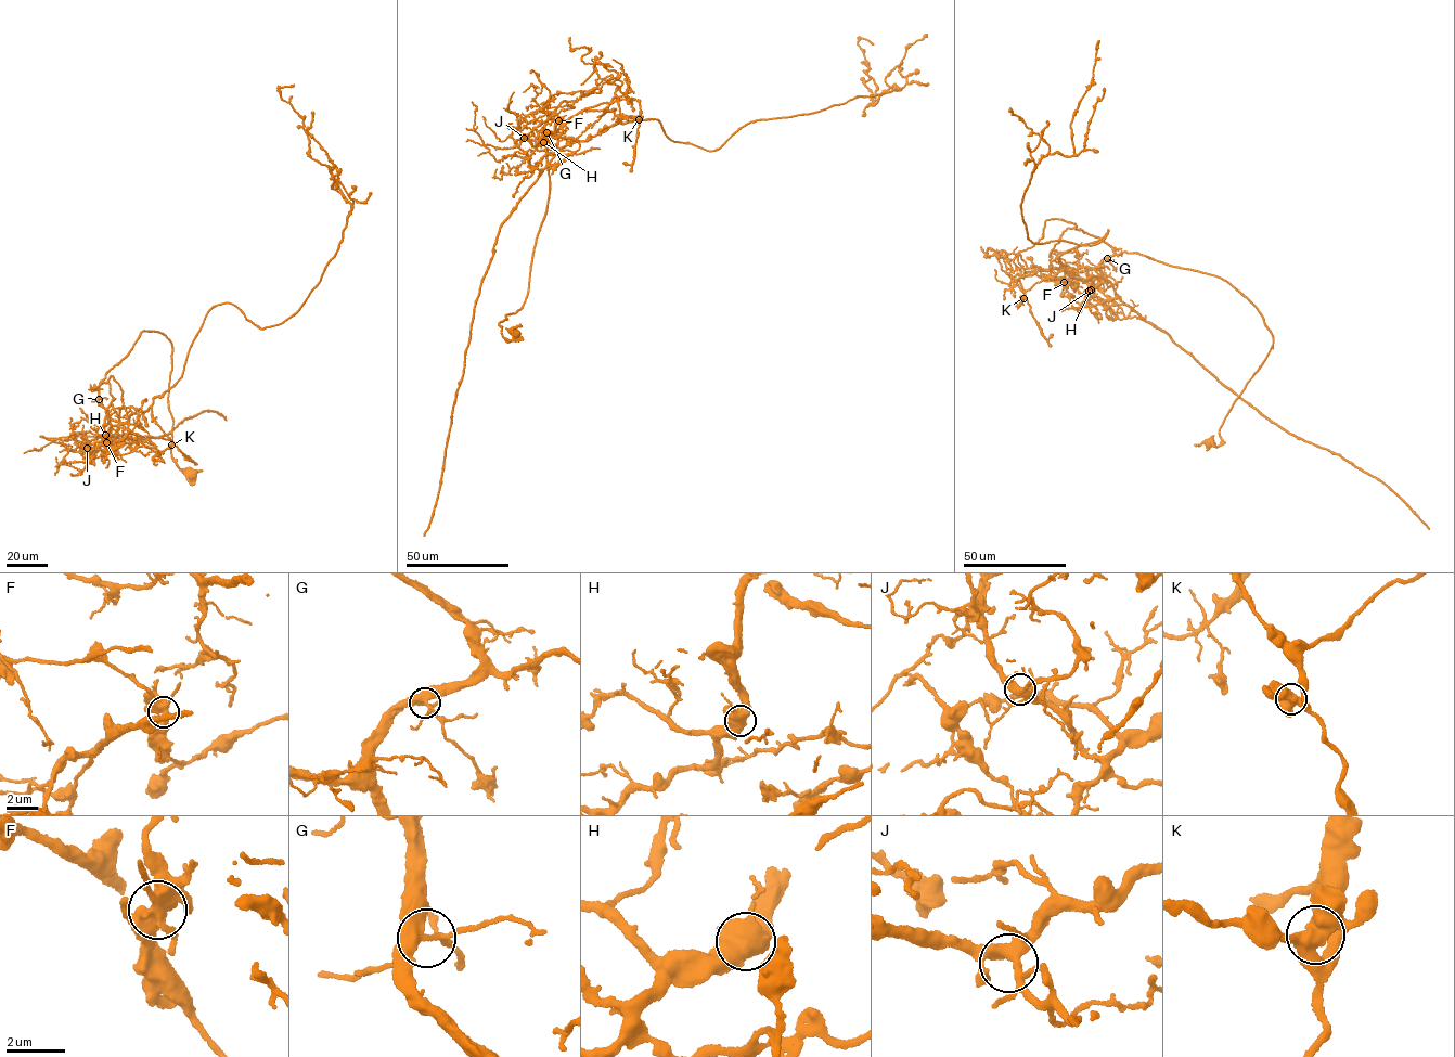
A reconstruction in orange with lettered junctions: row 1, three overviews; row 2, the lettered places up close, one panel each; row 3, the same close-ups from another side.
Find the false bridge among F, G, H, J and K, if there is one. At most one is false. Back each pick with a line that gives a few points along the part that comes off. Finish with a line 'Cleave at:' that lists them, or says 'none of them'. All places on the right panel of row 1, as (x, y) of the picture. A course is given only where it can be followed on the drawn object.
F: Course of the part to remove: (1064, 282), (1076, 308), (1117, 296), (1058, 258), (1108, 231), (1034, 244), (1020, 205), (1073, 154), (1098, 48)
Cleave at: F

